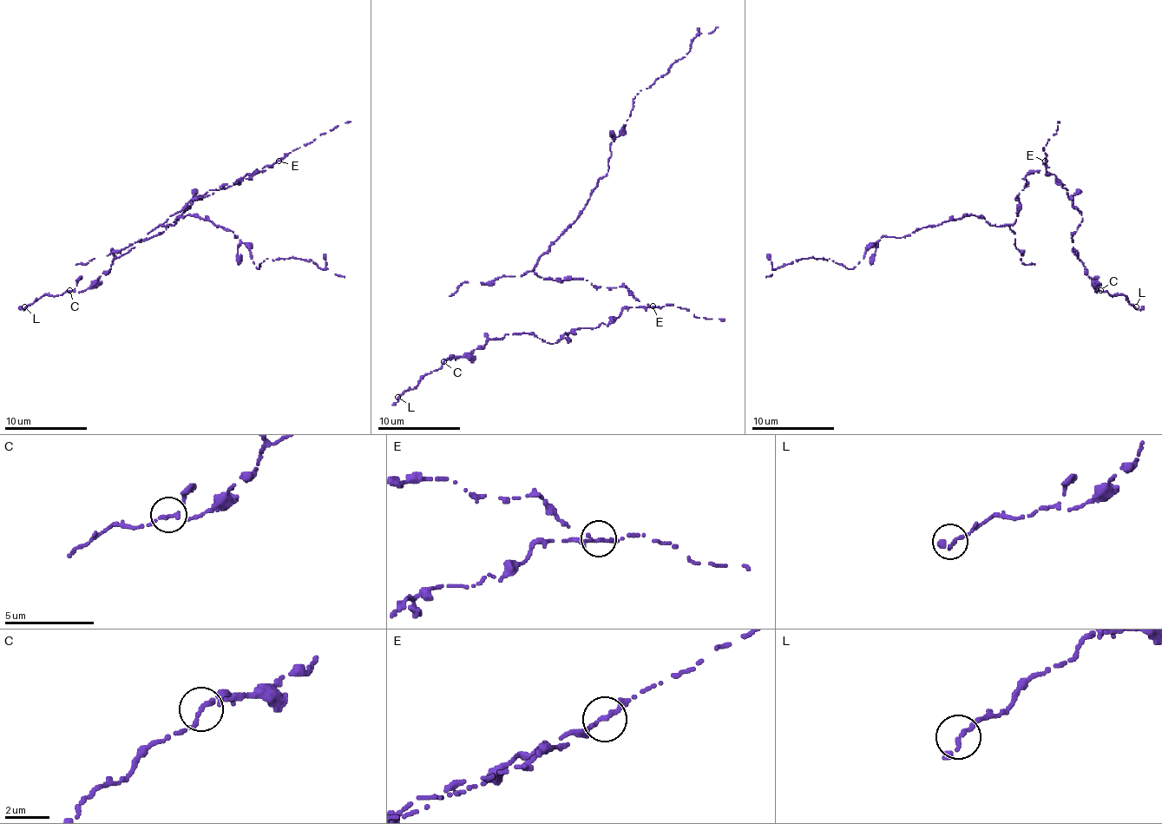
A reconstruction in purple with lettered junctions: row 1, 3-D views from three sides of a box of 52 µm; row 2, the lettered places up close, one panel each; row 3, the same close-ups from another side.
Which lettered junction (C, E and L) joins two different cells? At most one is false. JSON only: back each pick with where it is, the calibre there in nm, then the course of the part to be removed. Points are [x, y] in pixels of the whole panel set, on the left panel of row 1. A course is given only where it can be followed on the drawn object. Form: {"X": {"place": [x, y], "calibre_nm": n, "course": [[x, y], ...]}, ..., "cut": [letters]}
{"E": {"place": [279, 161], "calibre_nm": 200, "course": [[279, 161], [194, 196], [161, 223], [196, 215], [233, 232], [257, 269], [292, 257], [344, 278]]}, "cut": ["E"]}

